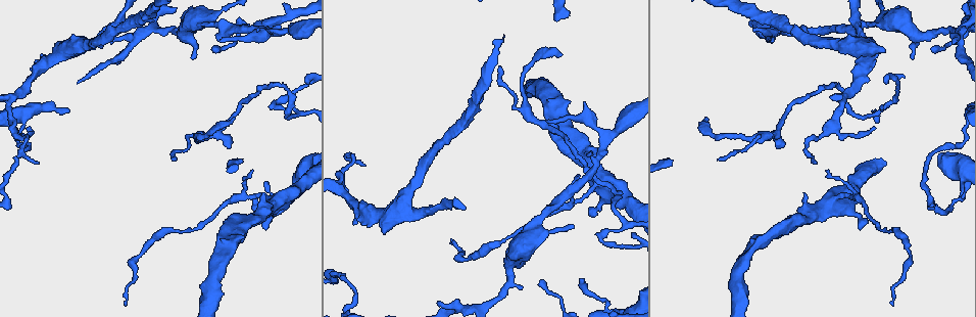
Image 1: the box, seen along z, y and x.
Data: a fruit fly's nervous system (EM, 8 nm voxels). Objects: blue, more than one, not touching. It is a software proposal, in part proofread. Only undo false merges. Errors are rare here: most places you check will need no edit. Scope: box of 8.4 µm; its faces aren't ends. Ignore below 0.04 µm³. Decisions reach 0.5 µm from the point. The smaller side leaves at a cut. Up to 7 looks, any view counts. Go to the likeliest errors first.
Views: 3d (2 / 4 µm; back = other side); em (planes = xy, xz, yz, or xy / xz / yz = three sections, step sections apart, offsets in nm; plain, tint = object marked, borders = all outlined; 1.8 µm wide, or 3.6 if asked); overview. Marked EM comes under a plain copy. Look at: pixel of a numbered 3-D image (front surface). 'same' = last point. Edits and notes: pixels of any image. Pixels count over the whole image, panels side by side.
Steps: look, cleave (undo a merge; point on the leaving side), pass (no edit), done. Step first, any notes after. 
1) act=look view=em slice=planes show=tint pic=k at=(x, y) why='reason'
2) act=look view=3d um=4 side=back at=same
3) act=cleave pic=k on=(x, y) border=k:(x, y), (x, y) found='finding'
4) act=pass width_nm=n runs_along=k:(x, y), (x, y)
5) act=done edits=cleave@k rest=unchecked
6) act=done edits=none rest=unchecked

act=look view=em slice=xy step=8 show=tint pic=1 at=(275, 204) why='a fork'

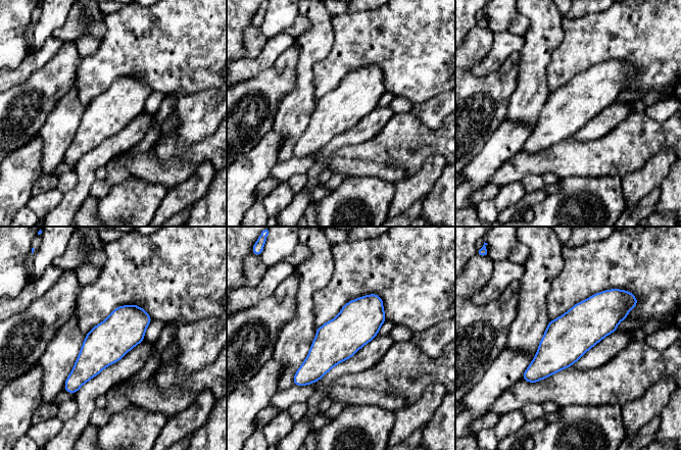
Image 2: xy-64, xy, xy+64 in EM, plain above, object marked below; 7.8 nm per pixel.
act=pass width_nm=320 runs_along=2:(622, 310), (601, 312), (525, 377) found='continuous, no second neuron'

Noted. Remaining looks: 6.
act=look view=em slice=xz step=16 show=tint pic=1 at=(274, 31) why='branch point'

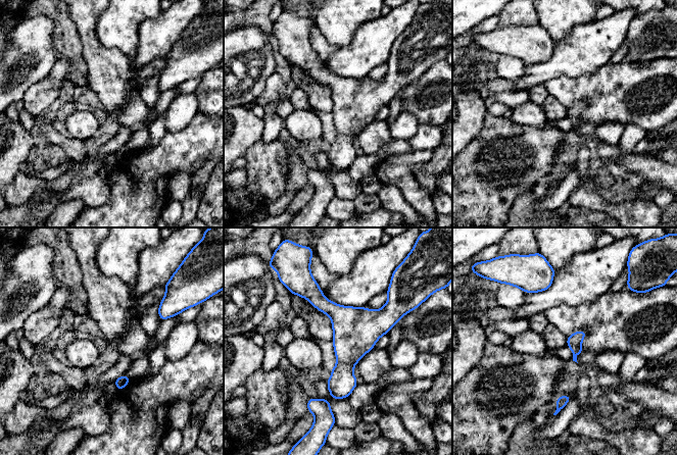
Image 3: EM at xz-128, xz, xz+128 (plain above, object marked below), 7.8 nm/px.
act=look view=em slice=xy step=4 show=tint at=same

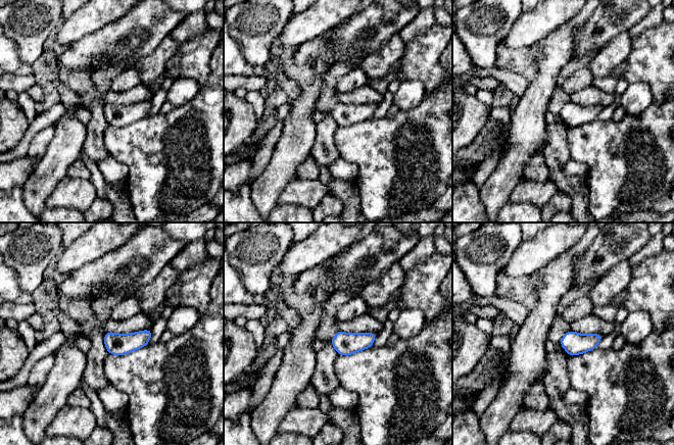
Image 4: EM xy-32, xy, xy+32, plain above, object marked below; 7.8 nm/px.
act=pass found='continuous, no second neuron'

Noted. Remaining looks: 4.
act=look view=em slice=yz step=16 show=tint pic=1 at=(158, 30) why='abrupt turn'

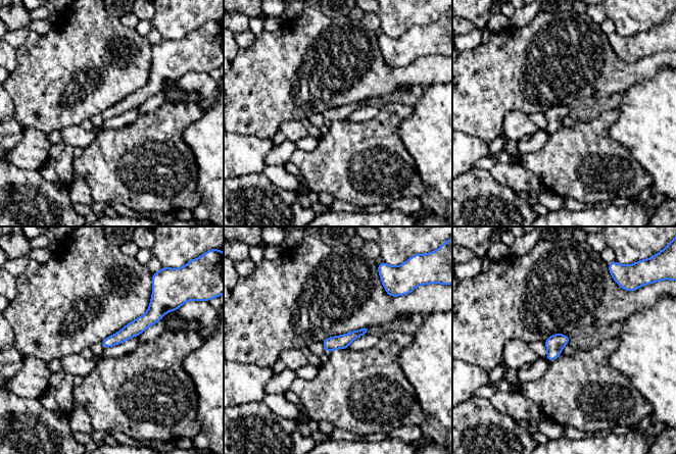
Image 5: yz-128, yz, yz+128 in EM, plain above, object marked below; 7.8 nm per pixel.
act=look view=em slice=planes show=tint at=same why='another direction'

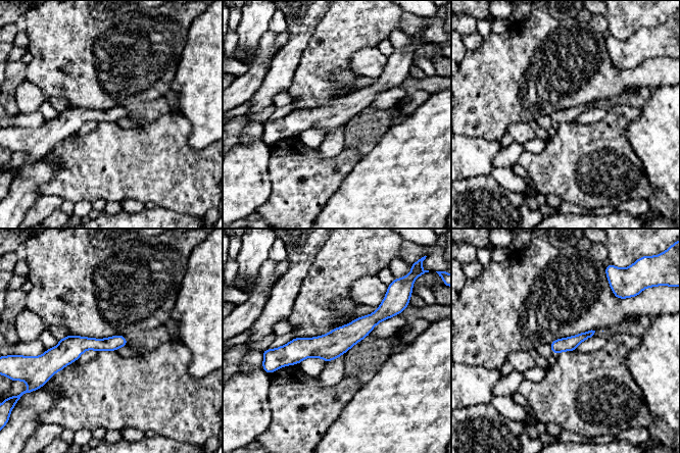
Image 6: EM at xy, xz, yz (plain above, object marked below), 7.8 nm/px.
act=pass runs_along=6:(390, 313), (328, 347), (277, 354) found='one neuron here'

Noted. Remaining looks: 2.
act=done edits=none rest=unchecked

